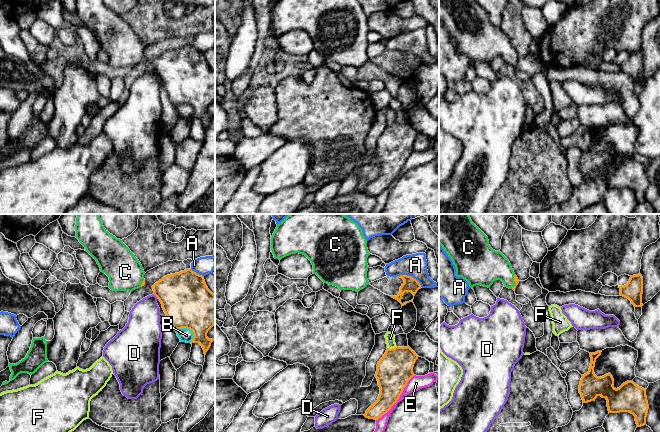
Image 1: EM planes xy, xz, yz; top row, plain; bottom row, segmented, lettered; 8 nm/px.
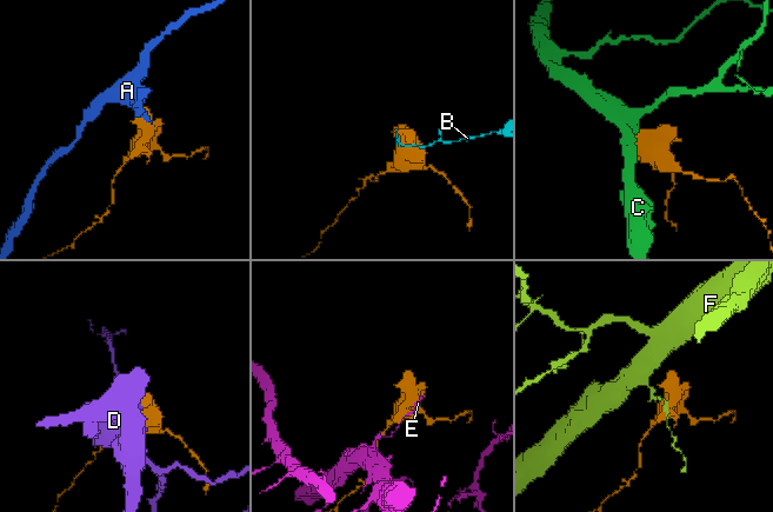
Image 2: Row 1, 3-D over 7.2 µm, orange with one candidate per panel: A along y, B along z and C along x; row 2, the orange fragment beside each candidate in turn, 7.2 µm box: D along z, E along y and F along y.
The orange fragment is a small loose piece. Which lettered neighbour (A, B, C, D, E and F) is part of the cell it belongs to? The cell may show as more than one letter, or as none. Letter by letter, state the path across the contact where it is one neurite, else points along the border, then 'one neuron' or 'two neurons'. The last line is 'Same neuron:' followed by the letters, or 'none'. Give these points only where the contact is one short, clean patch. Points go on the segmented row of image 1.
A: border along xz (396, 276), (410, 275), (422, 287); two neurons
B: two neurons
C: runs through yz (516, 280), (514, 280), (498, 267), (487, 265); one neuron
D: two neurons
E: two neurons
F: border along xz (396, 346), (387, 348); two neurons
Same neuron: C

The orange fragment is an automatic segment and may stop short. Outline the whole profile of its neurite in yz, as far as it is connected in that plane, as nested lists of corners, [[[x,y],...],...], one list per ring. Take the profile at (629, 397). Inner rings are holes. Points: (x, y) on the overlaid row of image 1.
[[[601,352],[590,353],[589,371],[582,375],[579,393],[583,403],[595,401],[598,396],[601,396],[607,400],[609,413],[629,412],[635,416],[637,427],[646,425],[649,409],[646,389],[639,387],[633,381],[627,381],[616,389],[613,386],[614,379],[610,373],[597,377],[594,367]]]

